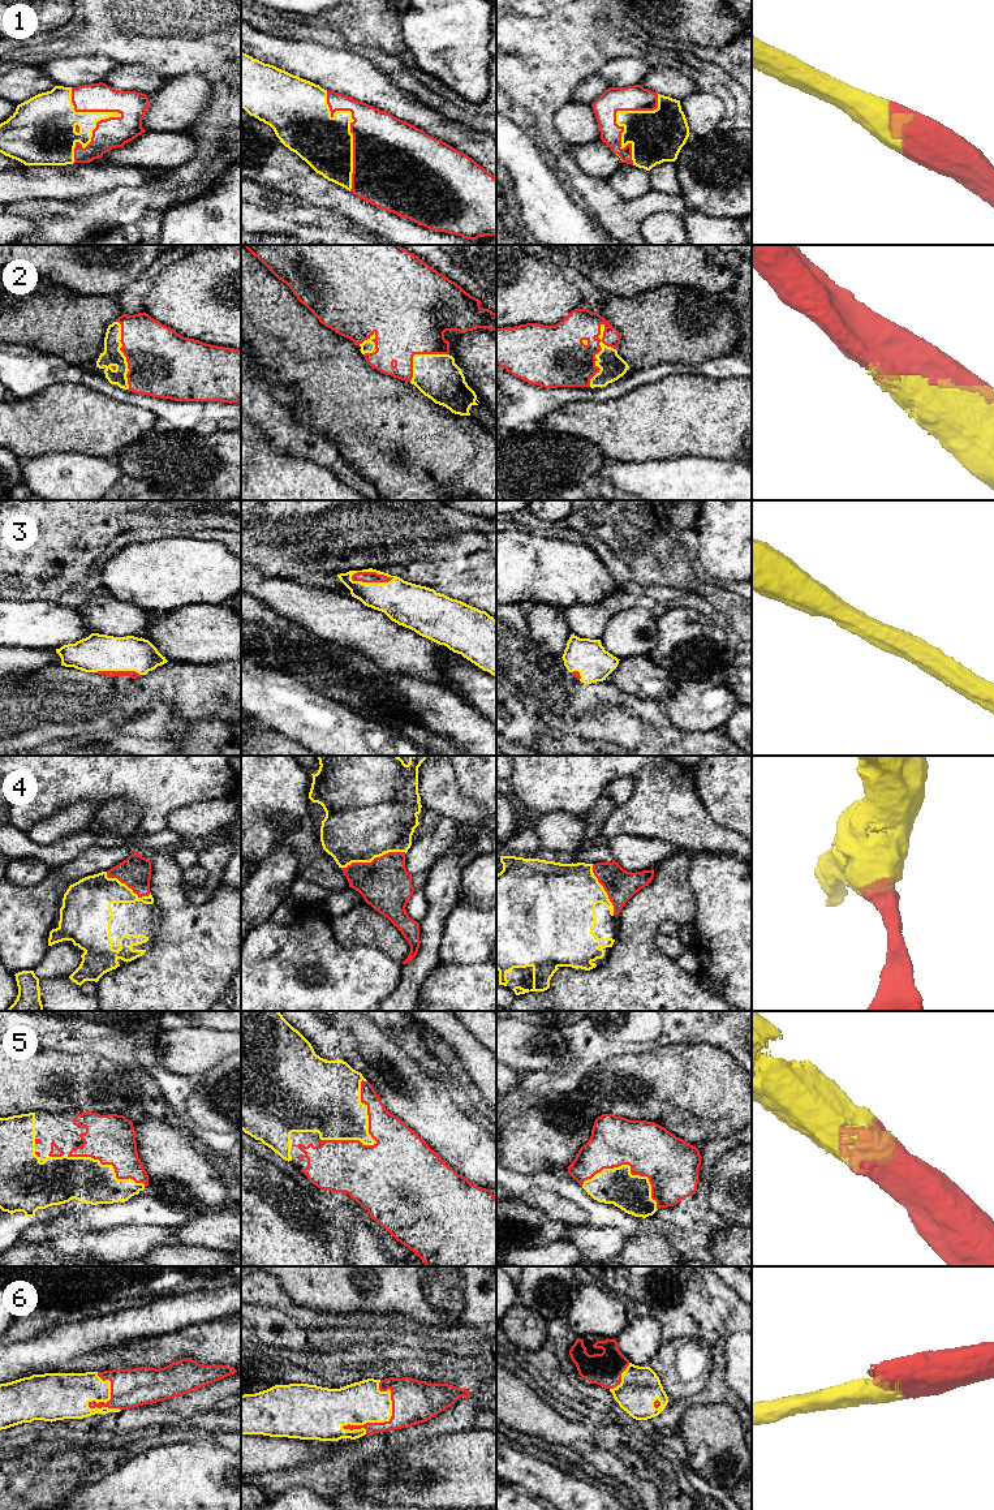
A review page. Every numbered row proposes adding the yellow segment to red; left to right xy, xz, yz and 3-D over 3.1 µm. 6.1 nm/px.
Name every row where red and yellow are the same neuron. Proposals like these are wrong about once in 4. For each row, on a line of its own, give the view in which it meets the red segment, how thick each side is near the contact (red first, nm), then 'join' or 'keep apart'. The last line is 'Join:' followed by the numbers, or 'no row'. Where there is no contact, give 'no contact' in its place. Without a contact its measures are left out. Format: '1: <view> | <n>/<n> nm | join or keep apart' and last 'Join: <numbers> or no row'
1: xy | 190/120 nm | join
2: yz | 360/160 nm | join
3: xz | 60/260 nm | join
4: xz | 320/480 nm | join
5: xz | 400/320 nm | join
6: xz | 260/260 nm | join
Join: 1, 2, 3, 4, 5, 6

